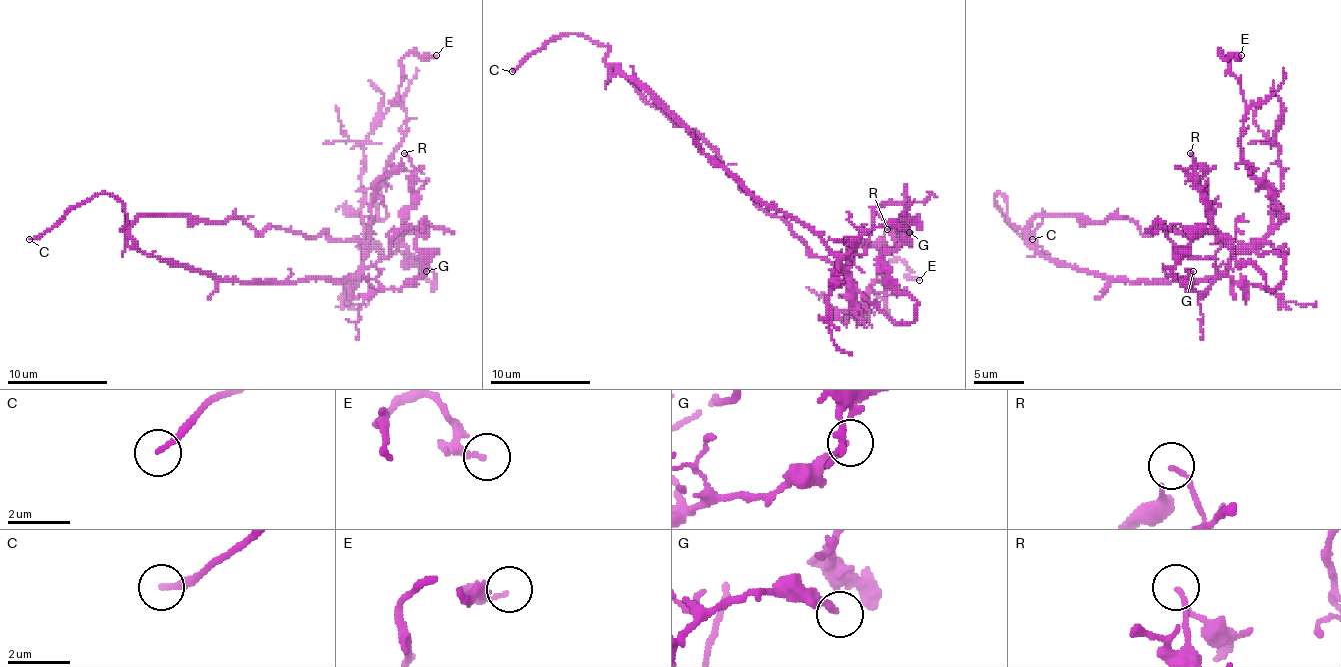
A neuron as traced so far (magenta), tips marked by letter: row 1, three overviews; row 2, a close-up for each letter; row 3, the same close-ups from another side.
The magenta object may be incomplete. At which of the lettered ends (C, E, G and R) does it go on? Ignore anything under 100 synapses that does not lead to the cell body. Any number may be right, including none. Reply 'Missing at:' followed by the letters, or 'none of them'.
Missing at: C

